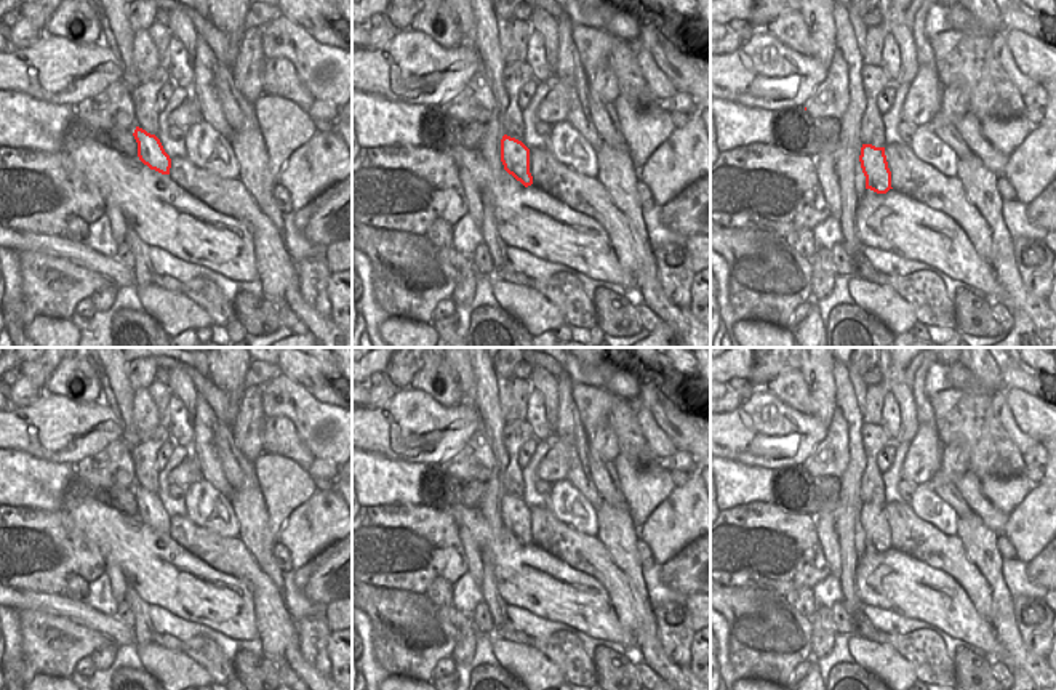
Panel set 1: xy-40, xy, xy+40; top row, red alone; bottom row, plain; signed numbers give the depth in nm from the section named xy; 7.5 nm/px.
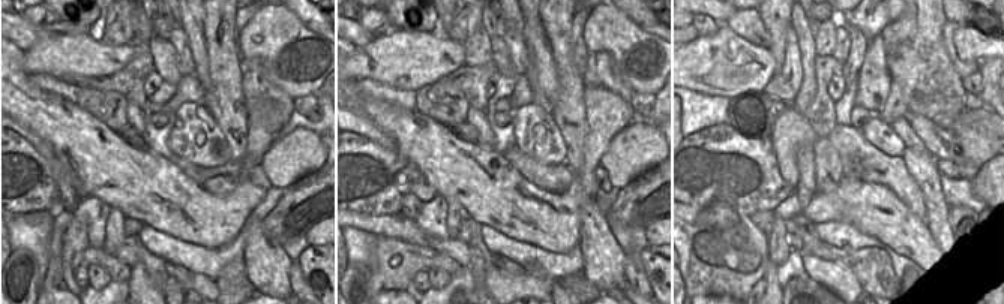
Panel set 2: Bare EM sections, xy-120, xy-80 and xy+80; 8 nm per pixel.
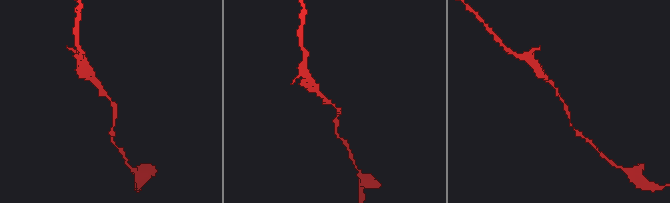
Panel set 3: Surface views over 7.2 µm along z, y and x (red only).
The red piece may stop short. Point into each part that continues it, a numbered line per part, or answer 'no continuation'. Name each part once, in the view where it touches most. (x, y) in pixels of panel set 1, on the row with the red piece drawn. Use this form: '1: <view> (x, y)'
no continuation

